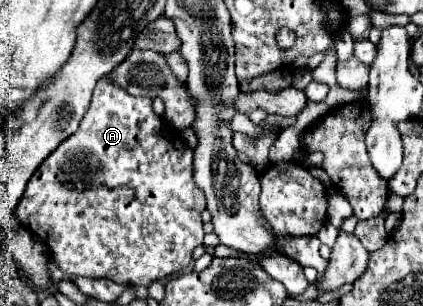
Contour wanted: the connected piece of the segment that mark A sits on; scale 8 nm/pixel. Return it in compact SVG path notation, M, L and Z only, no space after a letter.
M102 77L94 89L90 109L82 117L82 123L74 135L70 135L60 147L44 159L44 163L34 171L32 179L28 181L28 187L24 189L24 195L20 197L20 203L16 205L16 217L30 227L30 231L40 237L40 241L48 247L50 259L64 271L76 277L90 277L90 279L110 279L114 283L122 285L150 285L154 281L162 281L168 275L174 275L182 271L192 261L192 251L202 245L204 229L202 229L202 211L206 209L204 193L196 187L192 179L192 149L186 145L184 139L174 139L170 127L162 123L162 119L152 111L152 99L138 99L128 95L124 89L110 83L108 77Z

